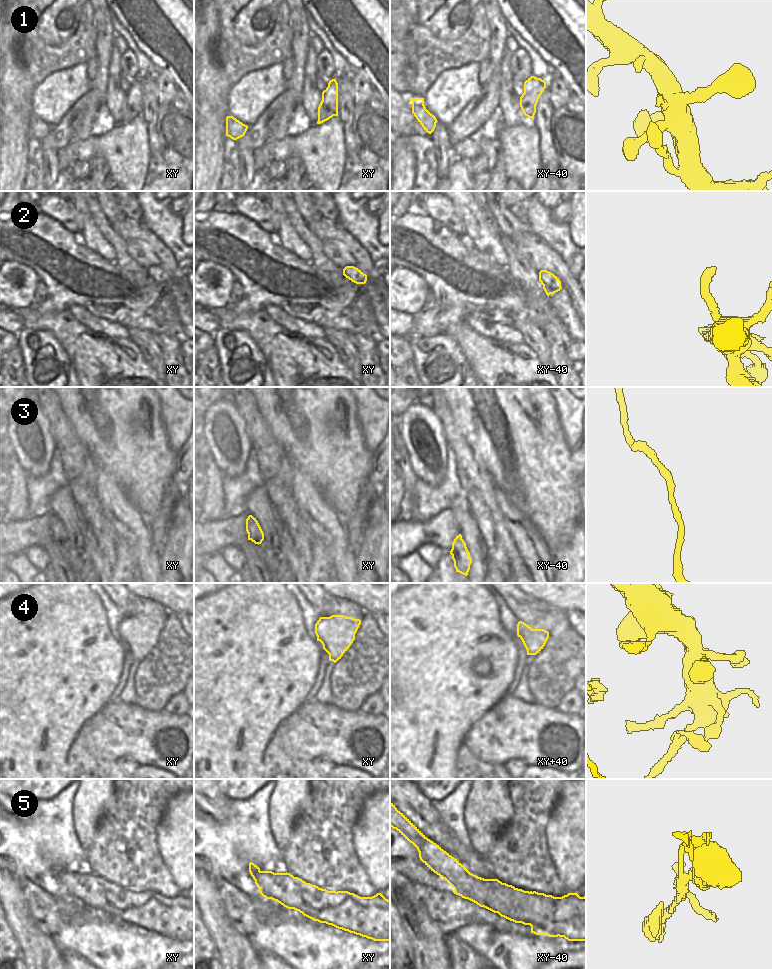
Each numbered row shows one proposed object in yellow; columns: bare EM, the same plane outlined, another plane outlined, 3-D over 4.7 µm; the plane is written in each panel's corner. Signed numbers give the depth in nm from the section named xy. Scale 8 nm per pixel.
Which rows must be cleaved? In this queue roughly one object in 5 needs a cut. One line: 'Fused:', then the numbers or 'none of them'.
Fused: 4, 5

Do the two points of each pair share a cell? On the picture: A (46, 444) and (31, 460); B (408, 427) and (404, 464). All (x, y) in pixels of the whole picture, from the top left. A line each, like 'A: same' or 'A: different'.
A: same
B: different

